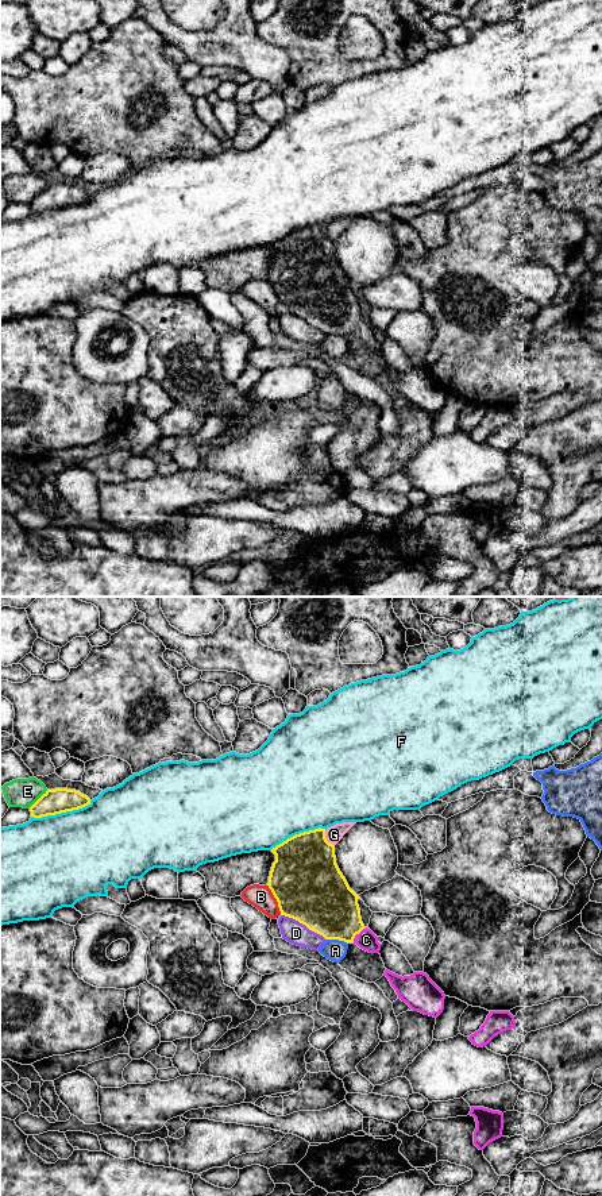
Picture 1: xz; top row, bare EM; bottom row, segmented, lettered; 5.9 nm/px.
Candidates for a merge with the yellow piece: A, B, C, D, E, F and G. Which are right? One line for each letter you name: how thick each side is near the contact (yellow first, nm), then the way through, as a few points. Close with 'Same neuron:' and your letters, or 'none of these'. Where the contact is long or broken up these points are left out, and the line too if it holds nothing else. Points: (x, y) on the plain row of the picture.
C: 340/120 nm | across xz (327, 301), (348, 323), (358, 328), (366, 335)
Same neuron: C

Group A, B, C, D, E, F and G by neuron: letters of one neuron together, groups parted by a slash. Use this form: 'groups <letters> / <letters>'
groups A / B / C / D / E / F / G

